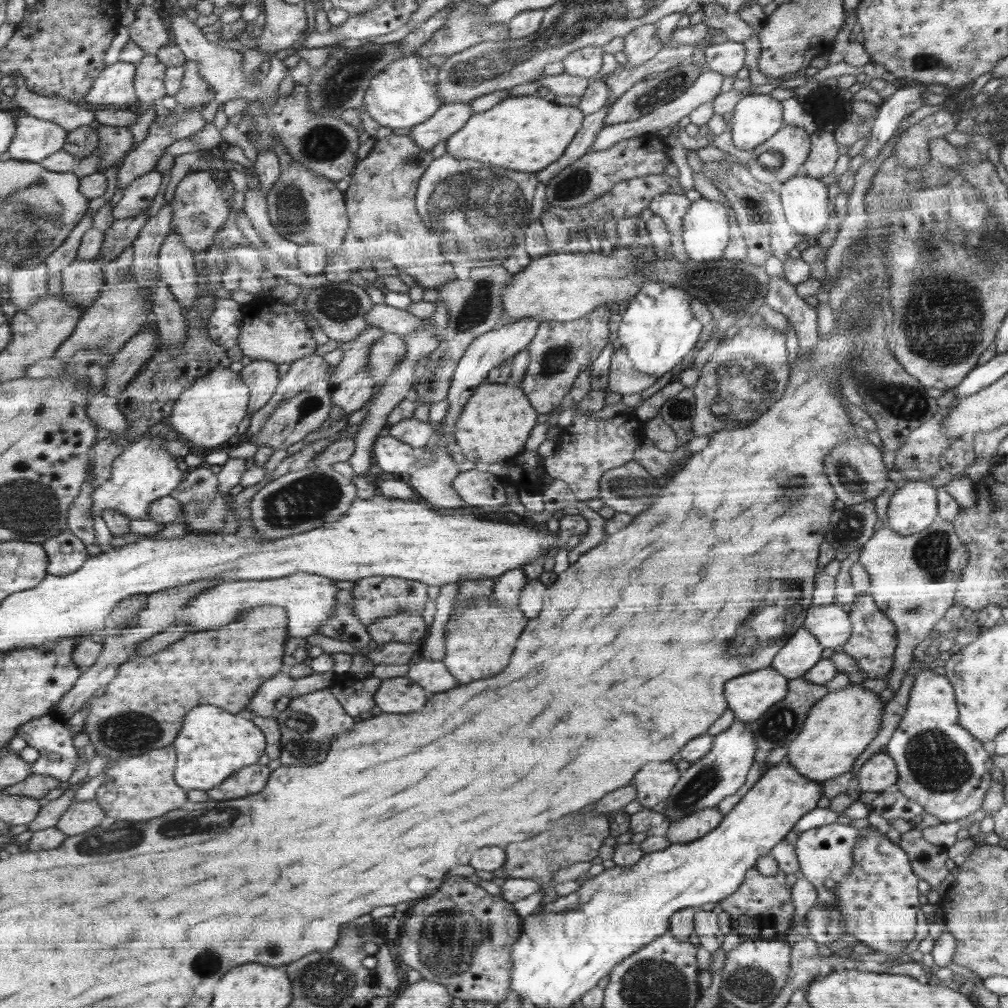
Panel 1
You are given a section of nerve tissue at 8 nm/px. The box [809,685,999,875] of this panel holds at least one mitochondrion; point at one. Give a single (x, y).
(936, 763)

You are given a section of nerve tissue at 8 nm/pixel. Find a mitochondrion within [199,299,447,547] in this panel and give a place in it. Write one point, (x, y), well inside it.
(312, 497)

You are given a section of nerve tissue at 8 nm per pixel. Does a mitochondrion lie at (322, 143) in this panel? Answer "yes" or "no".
yes

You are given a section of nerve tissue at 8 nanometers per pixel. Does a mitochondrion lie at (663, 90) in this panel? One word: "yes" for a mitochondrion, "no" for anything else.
yes

